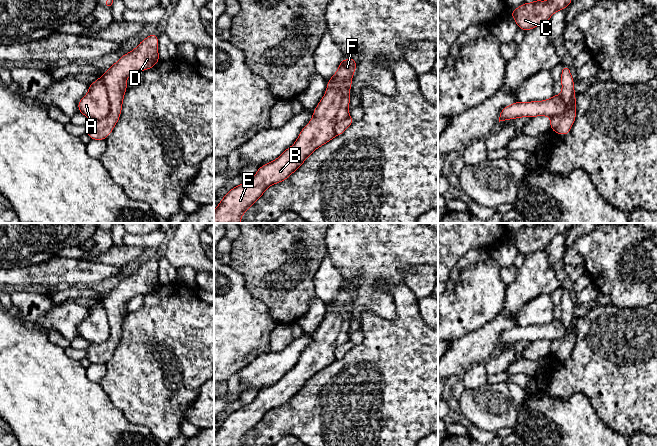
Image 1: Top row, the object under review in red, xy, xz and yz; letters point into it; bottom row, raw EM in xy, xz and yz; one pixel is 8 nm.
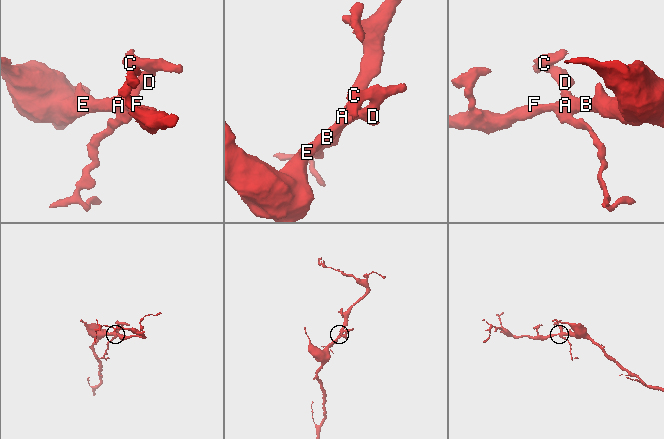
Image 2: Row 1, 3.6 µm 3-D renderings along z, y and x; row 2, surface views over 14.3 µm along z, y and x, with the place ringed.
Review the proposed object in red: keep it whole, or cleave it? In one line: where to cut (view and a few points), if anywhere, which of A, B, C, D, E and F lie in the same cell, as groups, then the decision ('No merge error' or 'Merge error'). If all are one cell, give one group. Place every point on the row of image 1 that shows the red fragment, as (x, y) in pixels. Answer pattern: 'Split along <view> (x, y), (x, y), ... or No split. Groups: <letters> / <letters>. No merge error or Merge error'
Split along xy (101, 77), (109, 101), (109, 112), (104, 117), (91, 120). Groups: A B E F / C D. Merge error

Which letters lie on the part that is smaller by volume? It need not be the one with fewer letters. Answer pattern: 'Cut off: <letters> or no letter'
Cut off: C, D

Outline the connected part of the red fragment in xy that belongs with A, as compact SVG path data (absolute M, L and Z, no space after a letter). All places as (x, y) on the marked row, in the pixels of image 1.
M102 77L89 84L88 93L78 101L78 112L91 120L100 120L108 116L110 101Z

